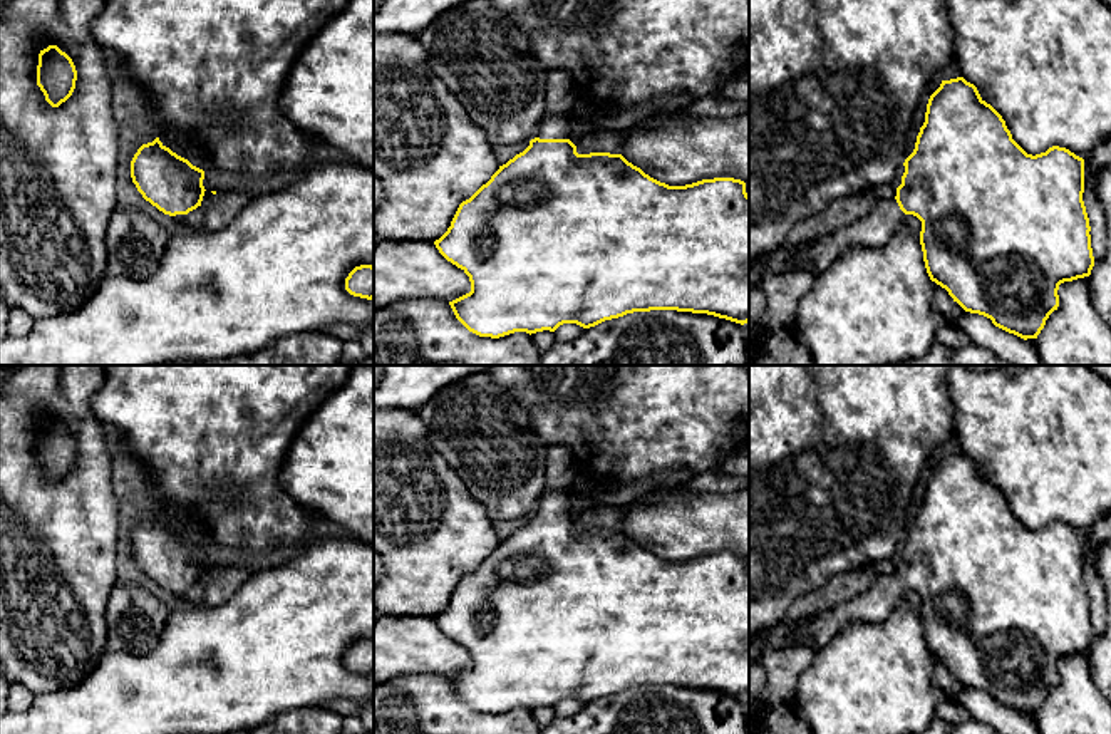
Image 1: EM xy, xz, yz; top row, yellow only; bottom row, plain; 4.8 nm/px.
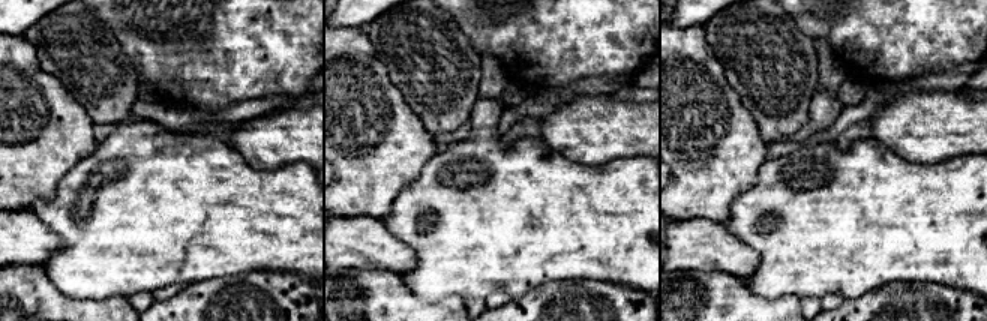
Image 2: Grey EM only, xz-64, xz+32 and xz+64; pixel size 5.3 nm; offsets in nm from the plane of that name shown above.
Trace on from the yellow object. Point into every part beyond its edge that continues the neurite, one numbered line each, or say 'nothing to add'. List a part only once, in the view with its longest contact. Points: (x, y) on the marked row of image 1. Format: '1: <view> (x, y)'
1: xz (553, 126)

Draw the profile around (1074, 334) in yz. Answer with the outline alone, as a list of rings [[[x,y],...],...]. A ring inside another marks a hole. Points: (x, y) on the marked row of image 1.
[[[1089,277],[1061,283],[1057,295],[1059,307],[1037,335],[1041,365],[1111,365],[1111,327],[1091,303]]]

